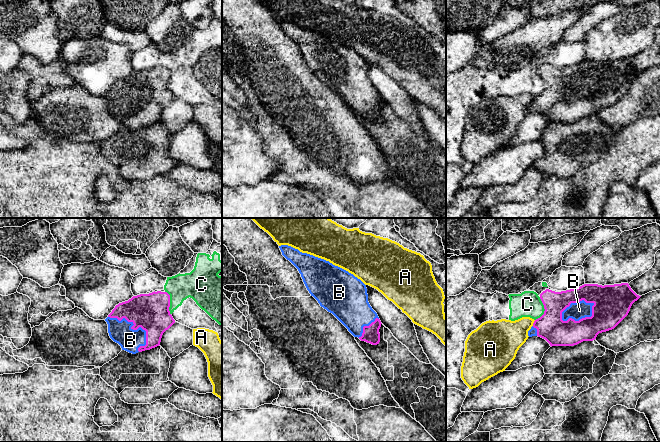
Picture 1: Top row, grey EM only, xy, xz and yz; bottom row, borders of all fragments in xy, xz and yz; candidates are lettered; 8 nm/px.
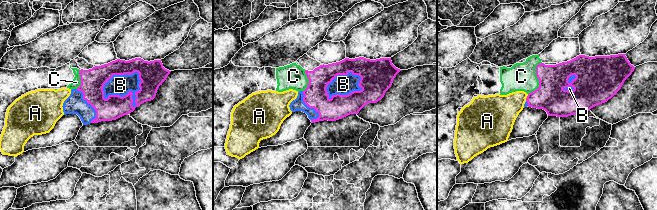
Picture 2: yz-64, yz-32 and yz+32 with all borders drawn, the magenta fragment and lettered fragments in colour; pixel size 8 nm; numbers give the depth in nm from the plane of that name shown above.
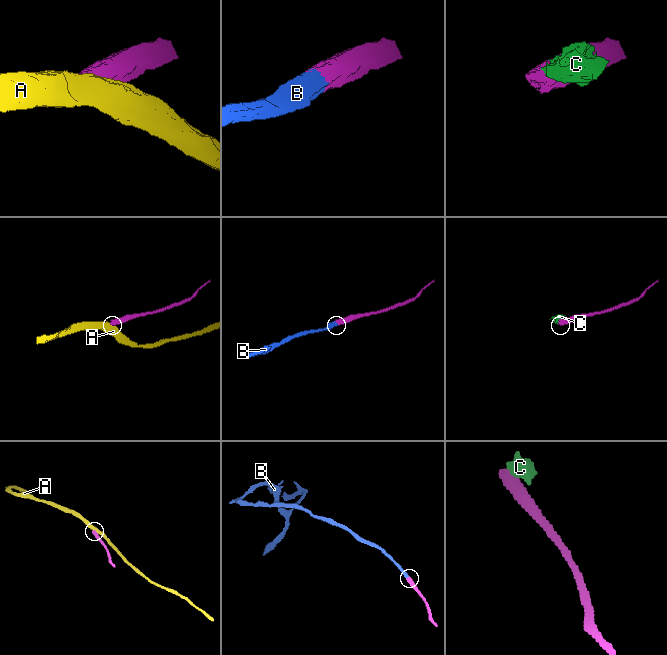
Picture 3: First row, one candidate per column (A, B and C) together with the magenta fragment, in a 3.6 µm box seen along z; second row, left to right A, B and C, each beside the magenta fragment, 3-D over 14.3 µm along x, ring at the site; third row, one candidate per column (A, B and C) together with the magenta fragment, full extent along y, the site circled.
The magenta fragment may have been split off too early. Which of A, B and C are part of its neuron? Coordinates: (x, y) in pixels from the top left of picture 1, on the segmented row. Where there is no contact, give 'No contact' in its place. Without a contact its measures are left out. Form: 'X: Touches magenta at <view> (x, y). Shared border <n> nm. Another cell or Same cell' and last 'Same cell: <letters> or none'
A: Touches magenta at yz (533, 323). Shared border 50 nm. Another cell
B: Touches magenta at yz (574, 302). Shared border 300 nm. Same cell
C: Touches magenta at yz (544, 308). Shared border 200 nm. Another cell
Same cell: B

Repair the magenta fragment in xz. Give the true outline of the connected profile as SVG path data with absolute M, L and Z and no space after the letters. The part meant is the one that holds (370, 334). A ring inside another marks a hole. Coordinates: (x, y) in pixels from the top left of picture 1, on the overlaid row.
M291 246L279 248L298 269L307 290L321 307L332 313L354 337L372 345L379 344L382 323L370 306L366 285L360 279L329 261Z

